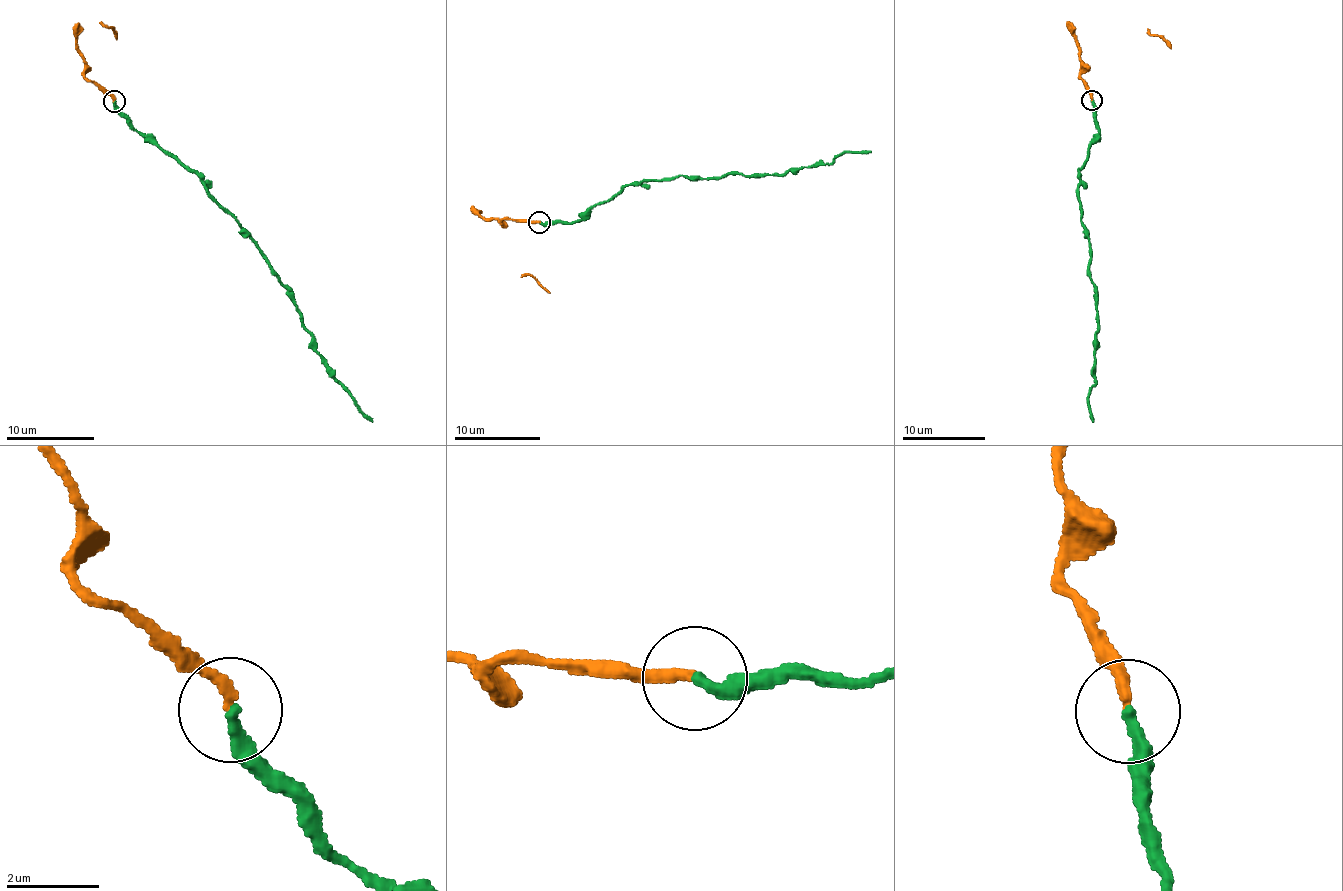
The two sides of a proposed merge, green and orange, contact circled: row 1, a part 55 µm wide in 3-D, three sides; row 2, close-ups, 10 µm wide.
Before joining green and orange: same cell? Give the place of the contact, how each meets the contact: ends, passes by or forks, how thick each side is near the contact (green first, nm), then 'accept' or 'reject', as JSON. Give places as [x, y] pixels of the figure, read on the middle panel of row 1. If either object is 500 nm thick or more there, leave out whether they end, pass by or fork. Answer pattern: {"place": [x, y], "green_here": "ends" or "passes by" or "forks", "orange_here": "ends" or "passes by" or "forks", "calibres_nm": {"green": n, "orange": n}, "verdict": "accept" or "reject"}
{"place": [539, 222], "green_here": "ends", "orange_here": "ends", "calibres_nm": {"green": 280, "orange": 240}, "verdict": "reject"}

